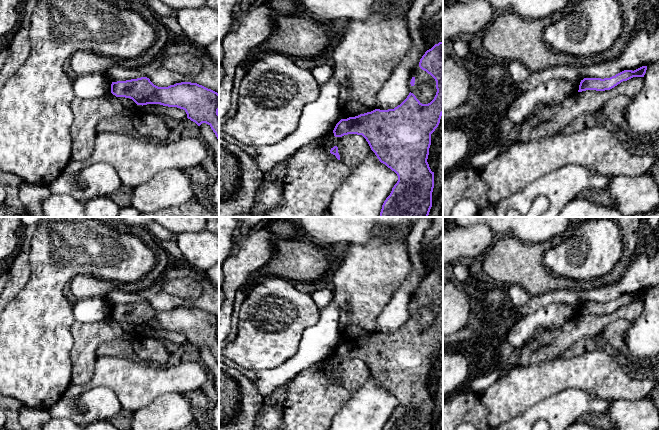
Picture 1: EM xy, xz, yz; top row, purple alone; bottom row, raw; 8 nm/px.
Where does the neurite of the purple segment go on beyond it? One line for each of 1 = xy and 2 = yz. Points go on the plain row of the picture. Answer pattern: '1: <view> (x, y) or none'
1: none
2: none

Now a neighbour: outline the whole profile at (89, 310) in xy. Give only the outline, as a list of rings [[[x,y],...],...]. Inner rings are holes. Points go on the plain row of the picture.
[[[105,297],[86,298],[73,305],[73,317],[75,322],[93,323],[111,317],[111,308]]]

